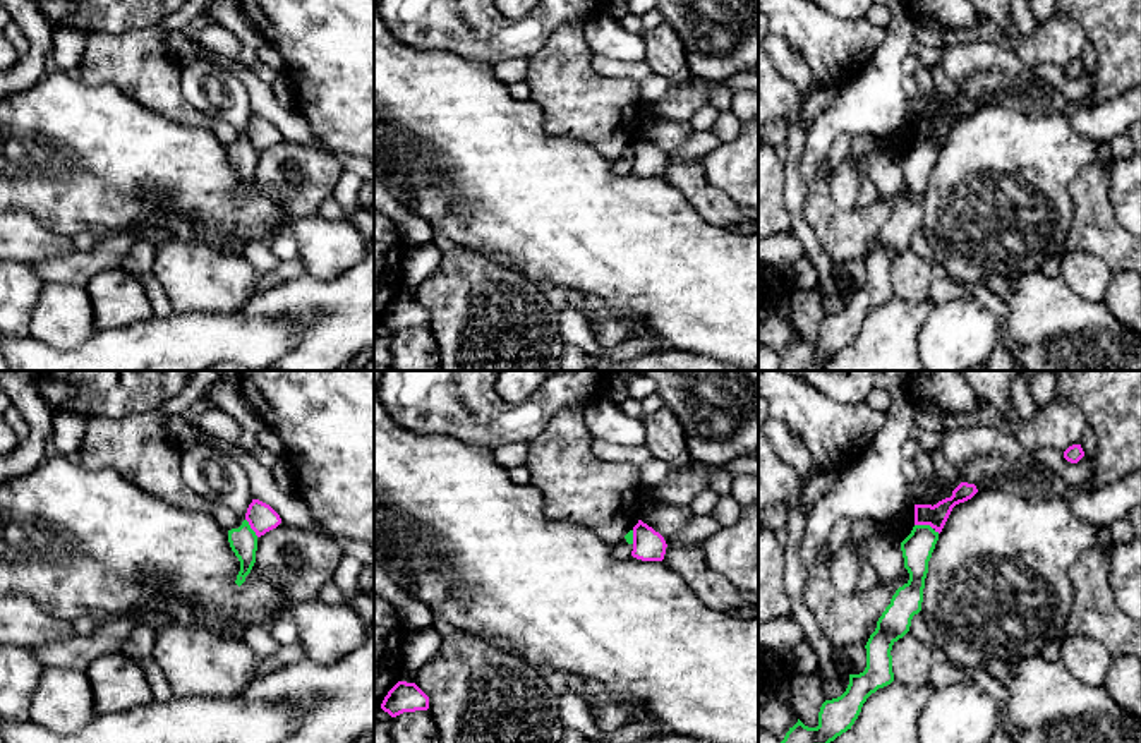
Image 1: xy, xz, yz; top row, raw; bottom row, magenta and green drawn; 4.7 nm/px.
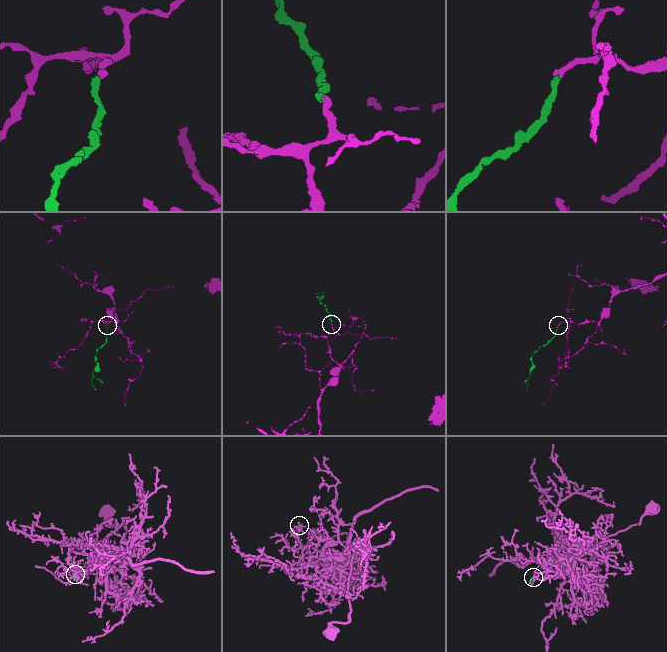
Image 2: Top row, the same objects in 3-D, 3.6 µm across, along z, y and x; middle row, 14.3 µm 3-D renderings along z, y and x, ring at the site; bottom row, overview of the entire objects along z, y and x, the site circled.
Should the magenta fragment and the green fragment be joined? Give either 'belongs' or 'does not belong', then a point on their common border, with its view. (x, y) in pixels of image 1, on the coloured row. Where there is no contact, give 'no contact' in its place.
does not belong | yz (927, 524)

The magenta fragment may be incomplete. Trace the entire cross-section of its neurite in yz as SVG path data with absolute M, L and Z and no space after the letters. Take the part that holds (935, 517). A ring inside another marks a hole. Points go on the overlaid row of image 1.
M961 482L951 498L937 504L915 504L915 525L930 525L935 532L942 532L952 508L971 499L978 492L975 484Z

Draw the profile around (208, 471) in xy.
M194 444L182 451L182 477L190 489L226 506L238 518L237 525L228 530L228 542L240 561L235 580L240 587L256 563L257 551L257 535L245 520L247 508L254 499L245 468L218 448Z

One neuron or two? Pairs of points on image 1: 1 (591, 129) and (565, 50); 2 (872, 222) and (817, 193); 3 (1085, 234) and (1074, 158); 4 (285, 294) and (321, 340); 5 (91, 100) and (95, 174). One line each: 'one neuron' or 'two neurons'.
1: one neuron
2: one neuron
3: two neurons
4: one neuron
5: one neuron

